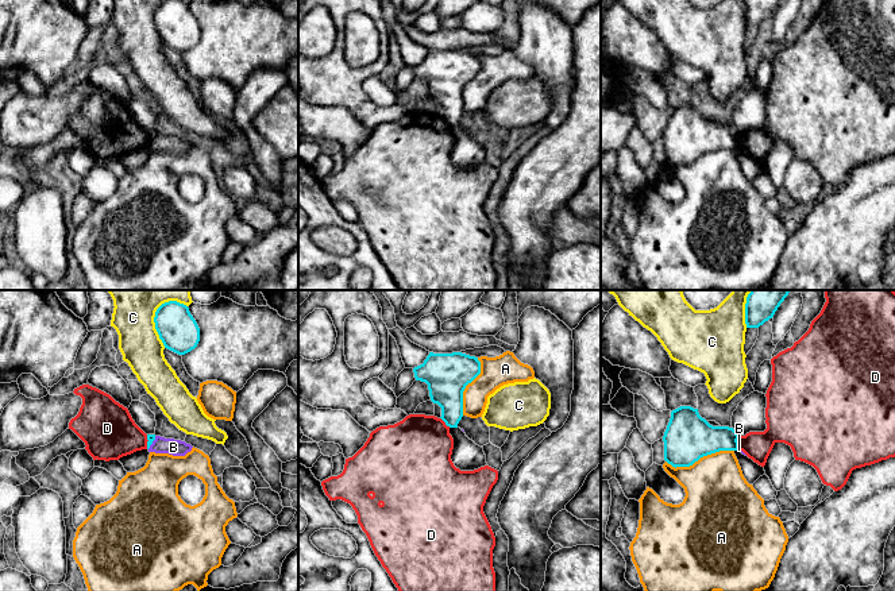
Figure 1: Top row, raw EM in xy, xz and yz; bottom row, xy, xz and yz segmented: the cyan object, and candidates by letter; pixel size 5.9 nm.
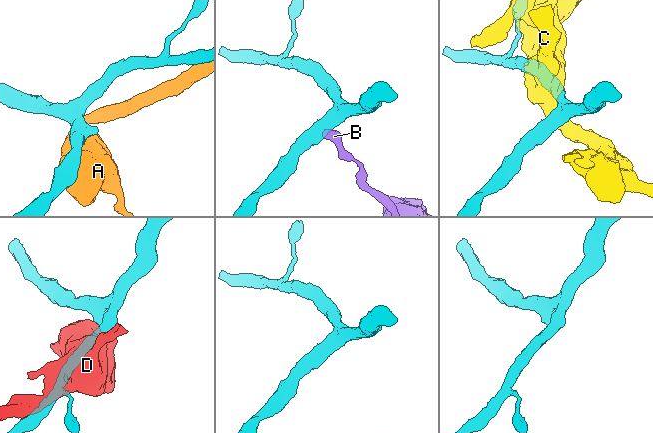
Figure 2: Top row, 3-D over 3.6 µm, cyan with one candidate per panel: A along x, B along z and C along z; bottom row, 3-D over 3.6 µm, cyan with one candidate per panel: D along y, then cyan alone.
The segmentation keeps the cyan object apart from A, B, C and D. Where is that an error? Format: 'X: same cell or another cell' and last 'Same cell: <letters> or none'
A: another cell
B: another cell
C: another cell
D: another cell
Same cell: none

